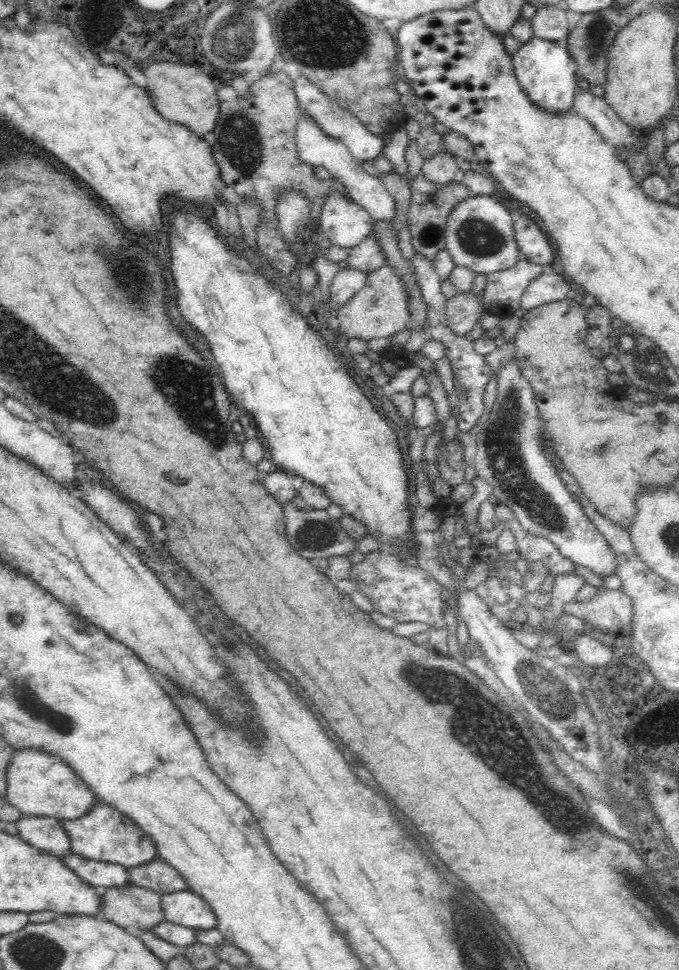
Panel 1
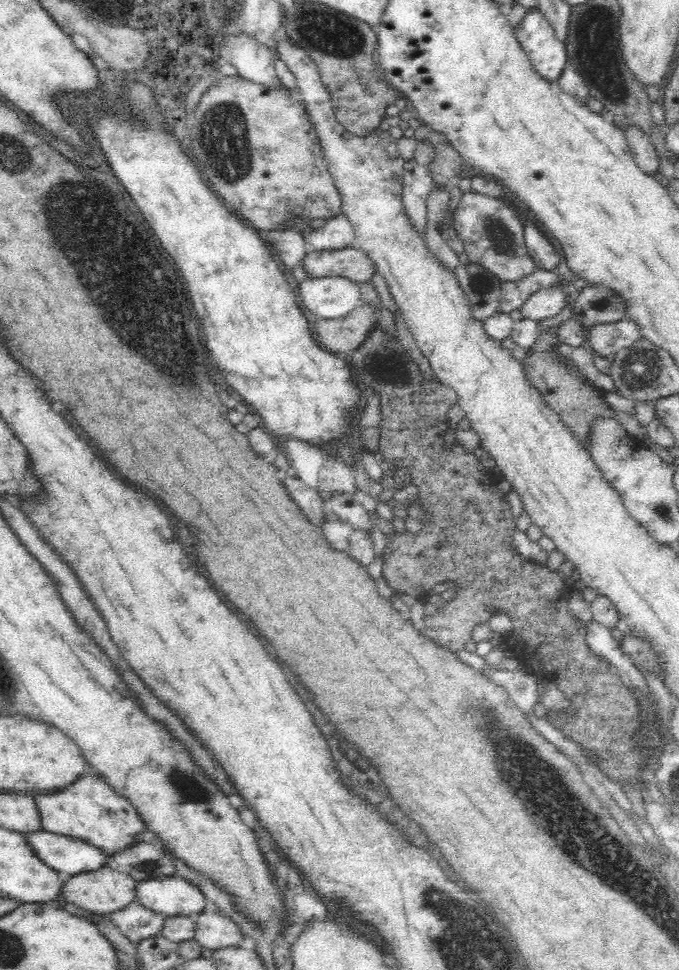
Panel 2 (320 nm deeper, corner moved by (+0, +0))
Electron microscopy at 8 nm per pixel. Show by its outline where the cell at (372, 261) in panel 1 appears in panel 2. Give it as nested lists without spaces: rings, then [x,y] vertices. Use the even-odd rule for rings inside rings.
[[[356,245],[332,251],[313,251],[307,254],[302,264],[308,279],[338,276],[362,284],[370,281],[377,272],[370,256]]]

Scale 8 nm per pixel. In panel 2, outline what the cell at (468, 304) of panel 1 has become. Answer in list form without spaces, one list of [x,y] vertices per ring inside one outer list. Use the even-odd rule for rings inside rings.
[[[468,263],[459,264],[454,270],[454,277],[466,295],[467,305],[475,321],[483,324],[484,320],[499,313],[502,281],[496,276],[478,265]]]

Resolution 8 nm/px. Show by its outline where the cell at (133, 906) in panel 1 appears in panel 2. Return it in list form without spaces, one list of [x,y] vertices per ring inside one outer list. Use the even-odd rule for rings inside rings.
[[[106,866],[102,871],[65,877],[62,894],[78,908],[107,916],[137,899],[138,882]]]

